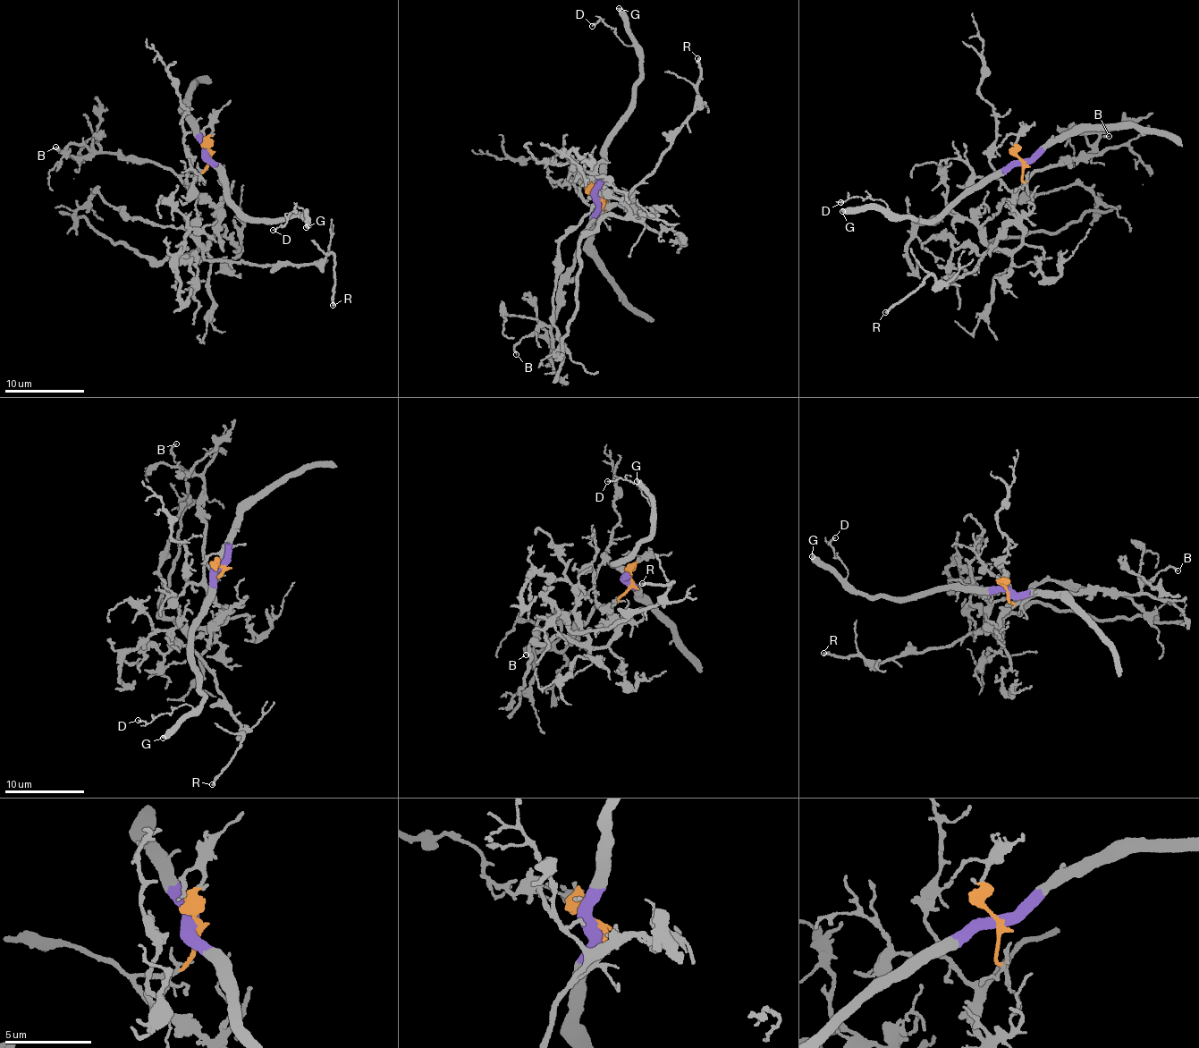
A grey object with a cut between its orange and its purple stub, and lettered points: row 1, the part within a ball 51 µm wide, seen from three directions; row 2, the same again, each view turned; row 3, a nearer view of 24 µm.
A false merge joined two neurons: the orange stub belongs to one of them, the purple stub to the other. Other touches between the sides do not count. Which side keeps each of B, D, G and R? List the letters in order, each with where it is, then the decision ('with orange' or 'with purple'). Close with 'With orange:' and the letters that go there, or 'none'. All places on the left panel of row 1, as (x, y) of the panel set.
B: at (55, 147); with orange
D: at (273, 230); with purple
G: at (306, 227); with purple
R: at (333, 305); with orange
With orange: B, R

